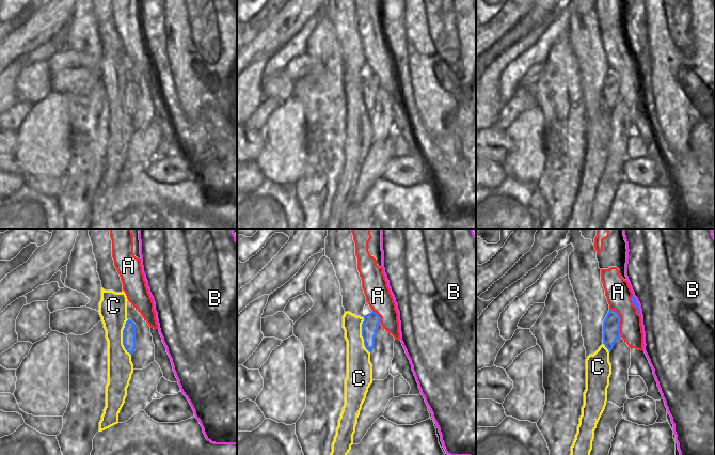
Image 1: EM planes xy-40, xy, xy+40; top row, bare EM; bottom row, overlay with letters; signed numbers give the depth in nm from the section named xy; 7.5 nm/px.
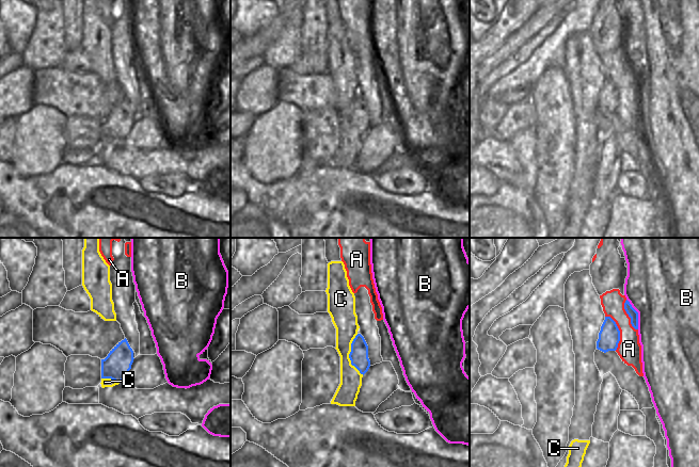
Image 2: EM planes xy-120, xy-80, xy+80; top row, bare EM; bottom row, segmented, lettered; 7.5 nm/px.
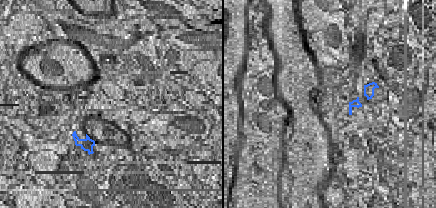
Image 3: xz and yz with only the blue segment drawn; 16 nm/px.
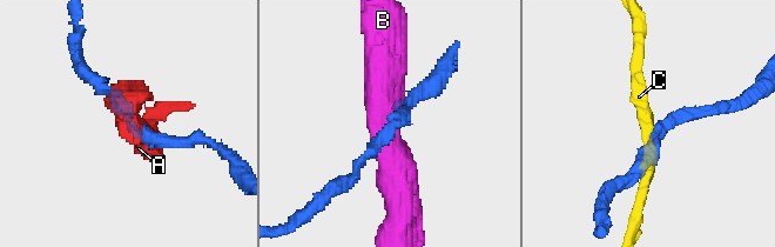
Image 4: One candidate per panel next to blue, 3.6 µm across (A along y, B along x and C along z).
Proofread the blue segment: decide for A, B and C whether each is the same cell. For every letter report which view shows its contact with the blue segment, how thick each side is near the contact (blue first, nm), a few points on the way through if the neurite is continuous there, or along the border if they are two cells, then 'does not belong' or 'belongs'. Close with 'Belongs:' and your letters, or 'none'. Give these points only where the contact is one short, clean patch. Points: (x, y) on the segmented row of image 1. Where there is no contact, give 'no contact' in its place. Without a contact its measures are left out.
A: meets blue in xy+40; 130 nm thick on the blue side, 190 nm on the other; border along xy+40 (609, 309), (613, 309), (620, 317), (621, 336); does not belong
B: meets blue in xy+40; 40 nm thick on the blue side, 500 nm on the other; does not belong
C: meets blue in xy-40; 100 nm thick on the blue side, 200 nm on the other; border along xy-40 (127, 319), (123, 330), (123, 346), (130, 355); does not belong
Belongs: none

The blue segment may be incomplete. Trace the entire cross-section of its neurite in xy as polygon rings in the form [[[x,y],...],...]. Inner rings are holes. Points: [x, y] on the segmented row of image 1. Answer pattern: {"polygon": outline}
{"polygon": [[[371,312],[364,316],[362,336],[364,339],[364,345],[369,352],[371,352],[375,347],[375,336],[380,323],[381,317],[376,312]]]}

